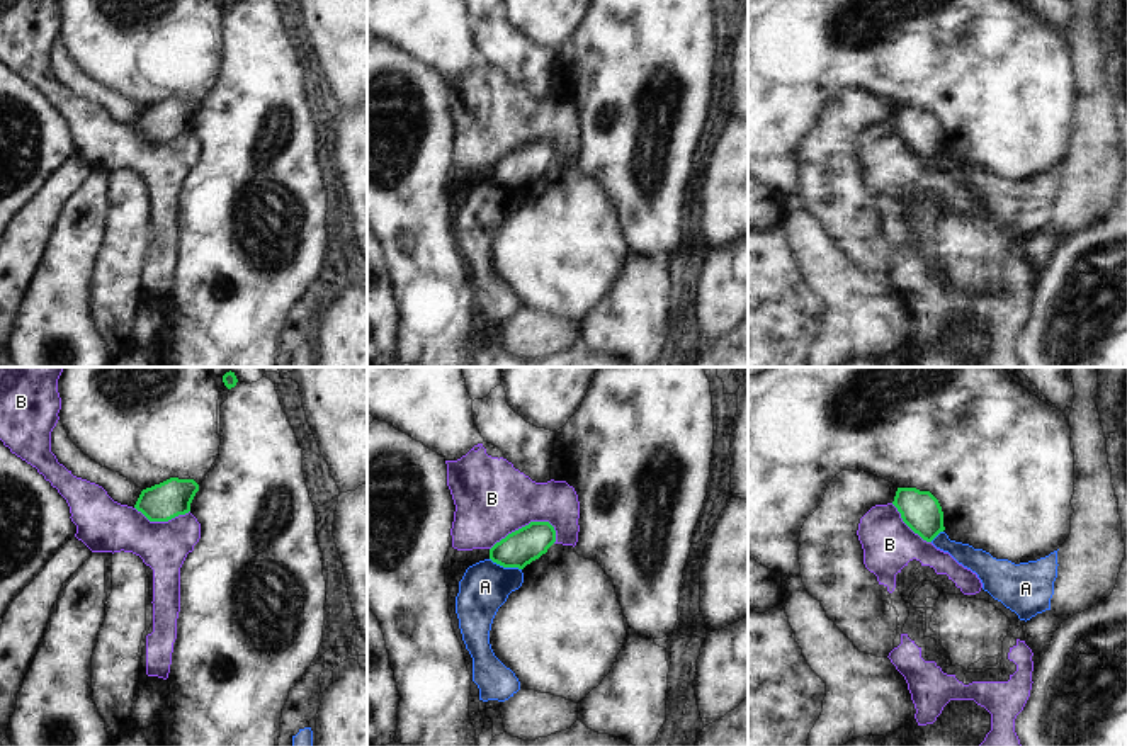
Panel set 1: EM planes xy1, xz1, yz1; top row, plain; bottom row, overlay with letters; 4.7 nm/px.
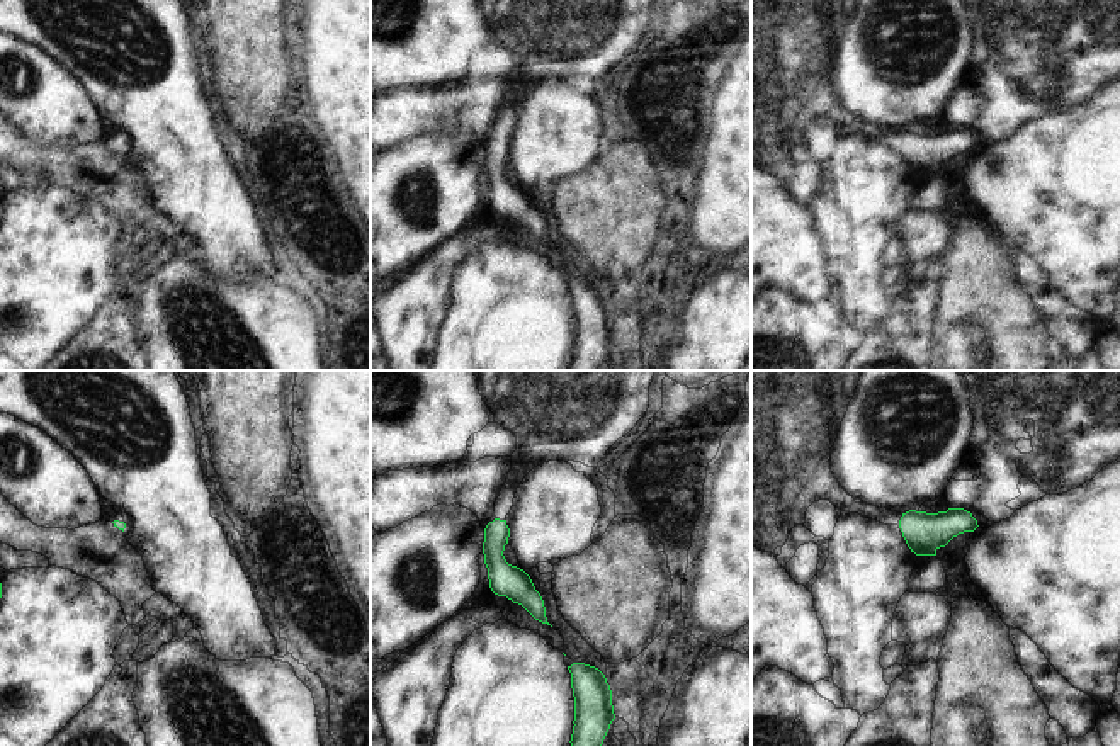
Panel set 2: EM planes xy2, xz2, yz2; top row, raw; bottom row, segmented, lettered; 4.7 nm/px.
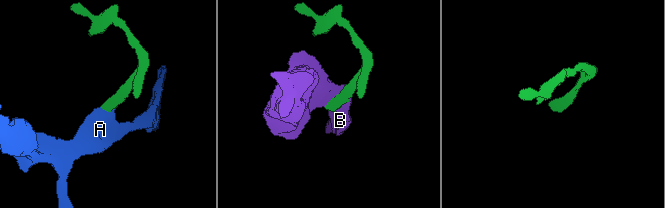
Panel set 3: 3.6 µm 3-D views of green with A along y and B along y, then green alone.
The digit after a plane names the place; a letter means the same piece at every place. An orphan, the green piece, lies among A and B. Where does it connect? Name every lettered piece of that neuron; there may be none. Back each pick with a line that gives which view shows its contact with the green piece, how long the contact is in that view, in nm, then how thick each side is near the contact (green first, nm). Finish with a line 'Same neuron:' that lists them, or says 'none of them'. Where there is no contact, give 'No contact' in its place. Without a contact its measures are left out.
Same neuron: none of them.

